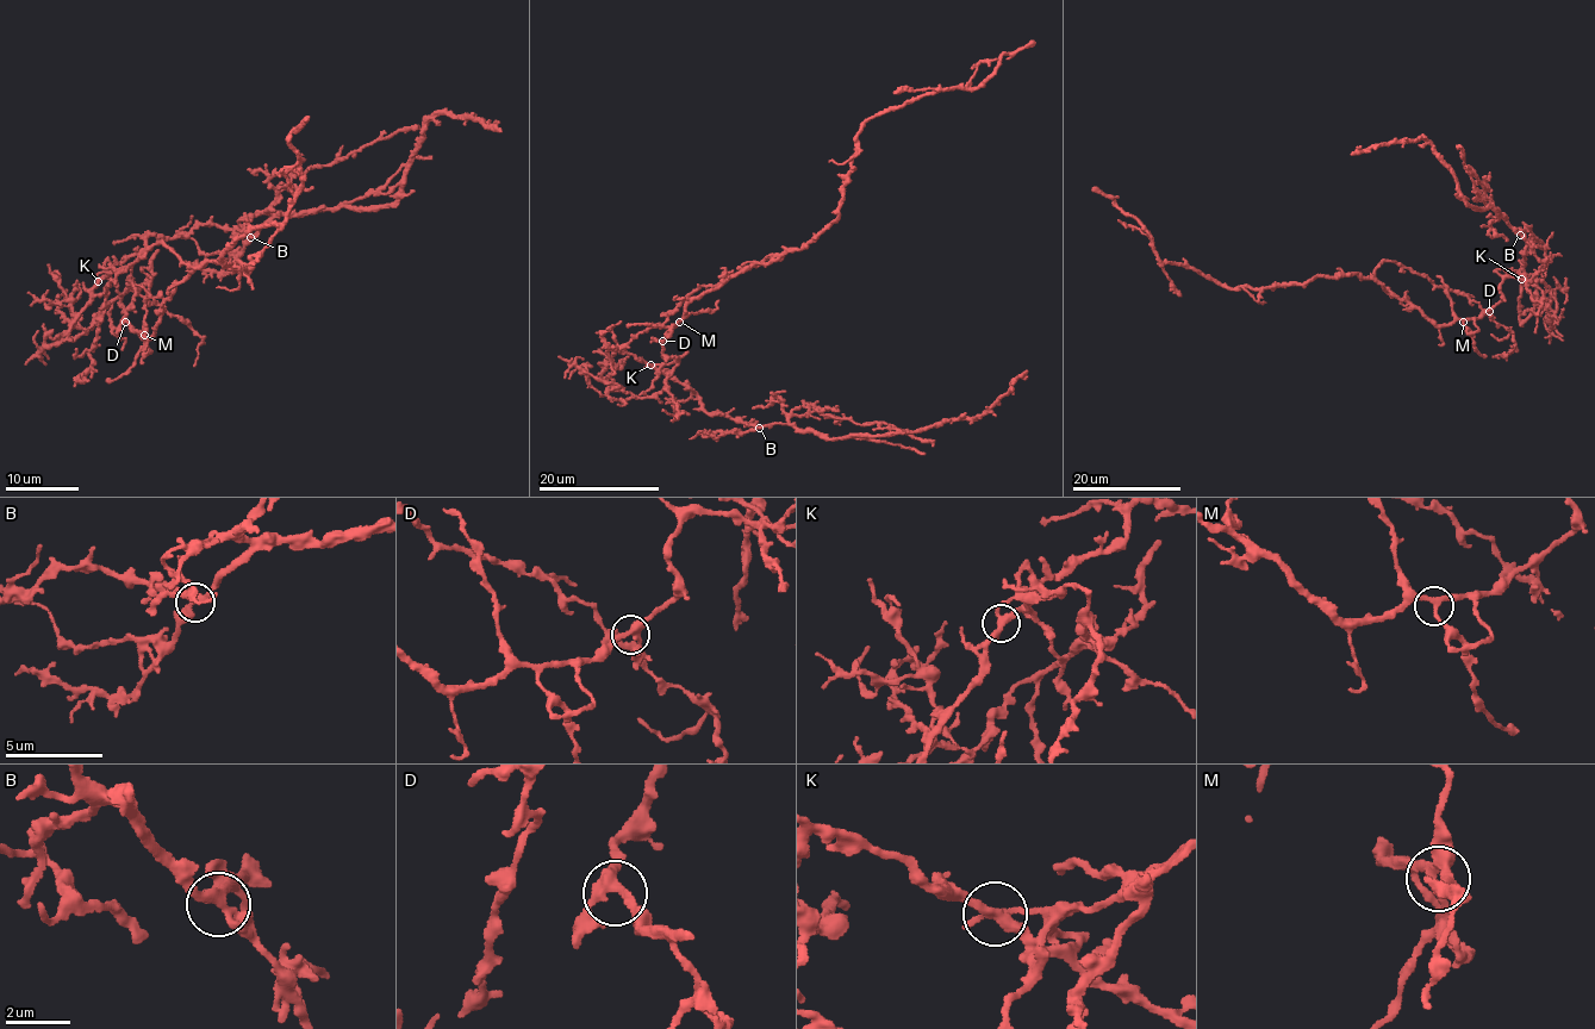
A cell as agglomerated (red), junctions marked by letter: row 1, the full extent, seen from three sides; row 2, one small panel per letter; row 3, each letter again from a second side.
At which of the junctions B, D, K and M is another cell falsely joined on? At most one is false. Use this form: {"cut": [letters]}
{"cut": []}

